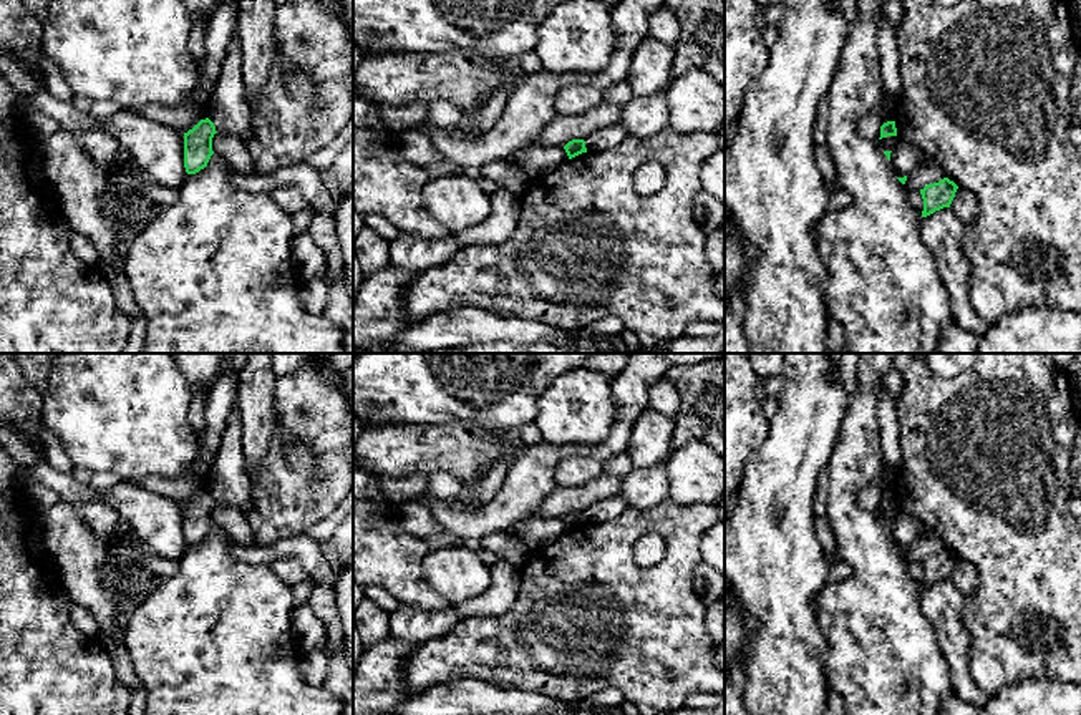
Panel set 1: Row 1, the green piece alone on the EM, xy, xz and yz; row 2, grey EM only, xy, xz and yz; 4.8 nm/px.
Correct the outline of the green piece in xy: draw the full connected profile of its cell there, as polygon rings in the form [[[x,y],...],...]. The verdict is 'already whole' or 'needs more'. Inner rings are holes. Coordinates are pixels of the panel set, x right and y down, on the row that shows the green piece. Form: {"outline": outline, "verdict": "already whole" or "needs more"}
{"outline": [[[209,118],[201,119],[184,133],[184,168],[187,174],[196,174],[207,166],[214,154],[212,138],[216,133],[216,126]]], "verdict": "already whole"}

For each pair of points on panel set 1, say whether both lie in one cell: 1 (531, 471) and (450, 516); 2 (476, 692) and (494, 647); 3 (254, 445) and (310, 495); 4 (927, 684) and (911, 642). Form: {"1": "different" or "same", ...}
{"1": "same", "2": "different", "3": "different", "4": "same"}

